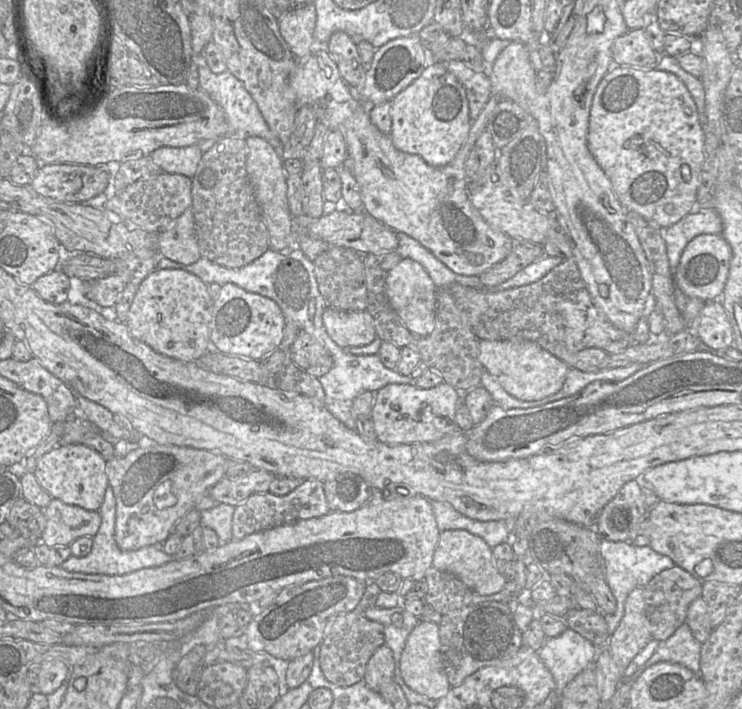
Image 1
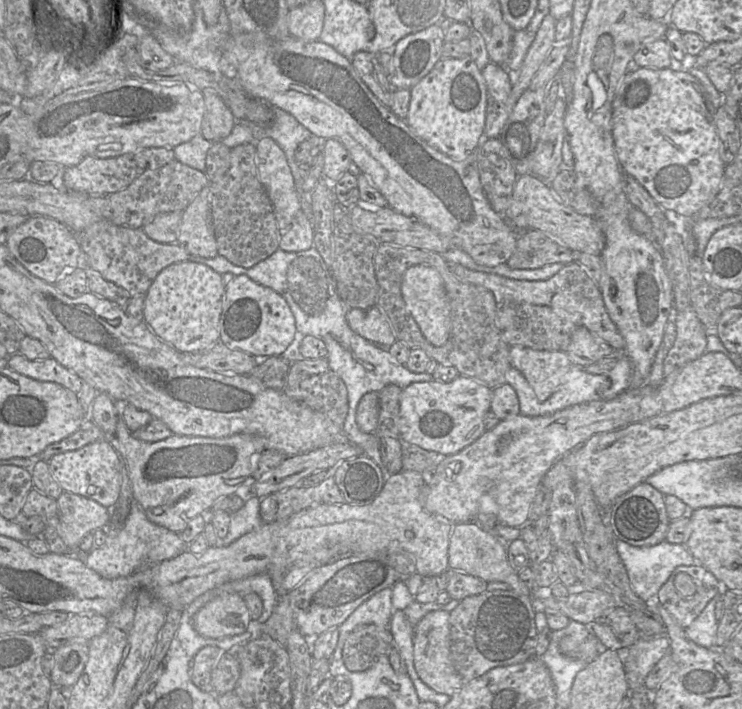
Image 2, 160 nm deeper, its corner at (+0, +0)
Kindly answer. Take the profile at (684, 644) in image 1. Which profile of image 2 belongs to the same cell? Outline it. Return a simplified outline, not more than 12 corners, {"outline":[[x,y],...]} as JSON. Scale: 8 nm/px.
{"outline":[[717,594],[685,629],[699,646],[716,649]]}

